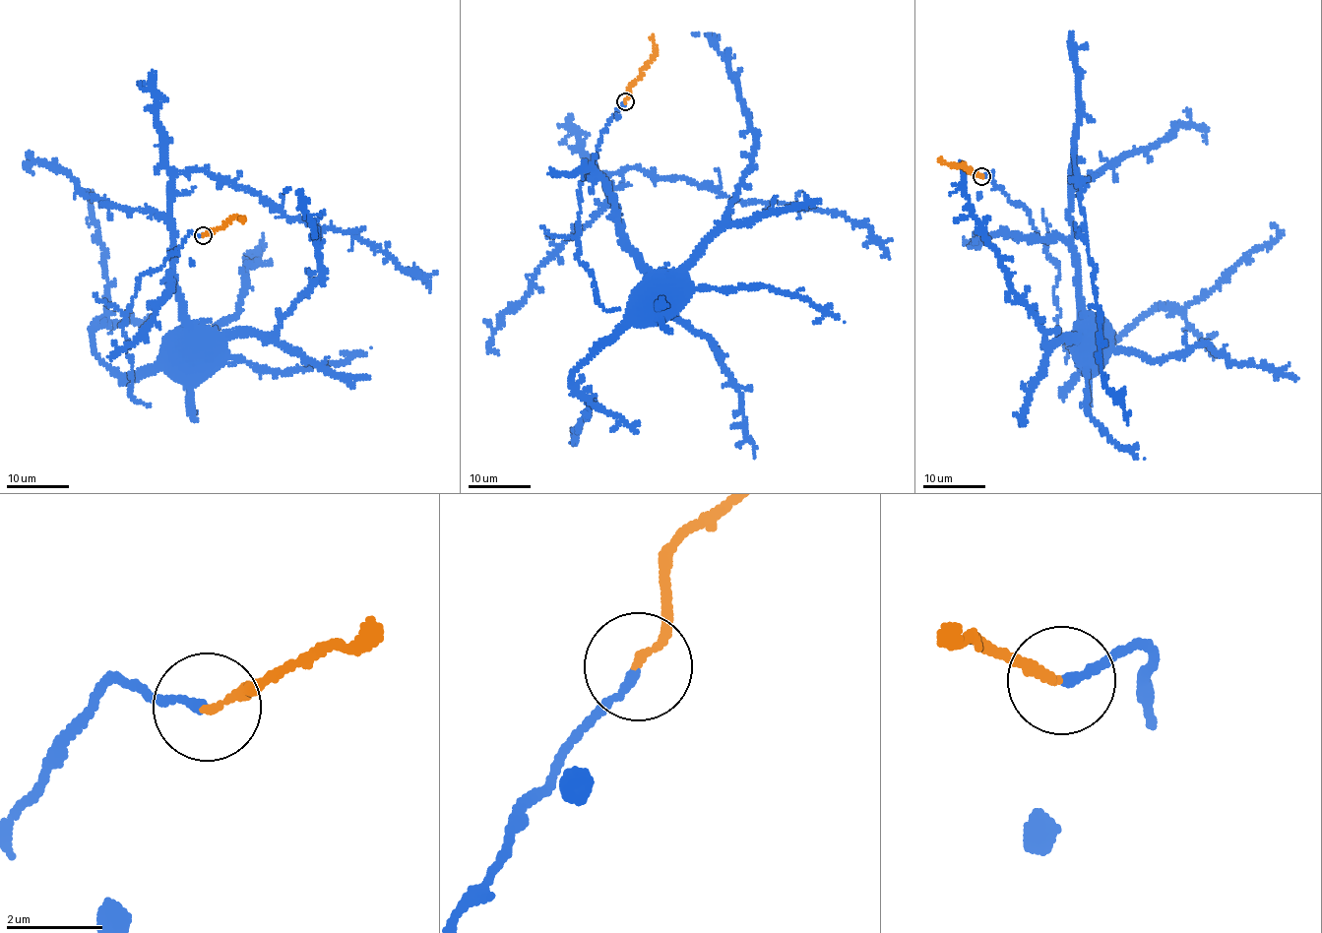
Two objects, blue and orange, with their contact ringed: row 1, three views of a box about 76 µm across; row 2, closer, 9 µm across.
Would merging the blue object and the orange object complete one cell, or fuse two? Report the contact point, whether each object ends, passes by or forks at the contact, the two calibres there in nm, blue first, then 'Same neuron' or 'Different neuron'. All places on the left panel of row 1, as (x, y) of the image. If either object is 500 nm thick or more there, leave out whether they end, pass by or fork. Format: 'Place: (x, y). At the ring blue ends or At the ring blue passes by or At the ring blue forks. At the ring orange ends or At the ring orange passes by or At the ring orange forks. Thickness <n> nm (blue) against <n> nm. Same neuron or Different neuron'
Place: (203, 235). At the ring blue ends. At the ring orange ends. Thickness 180 nm (blue) against 150 nm. Same neuron

